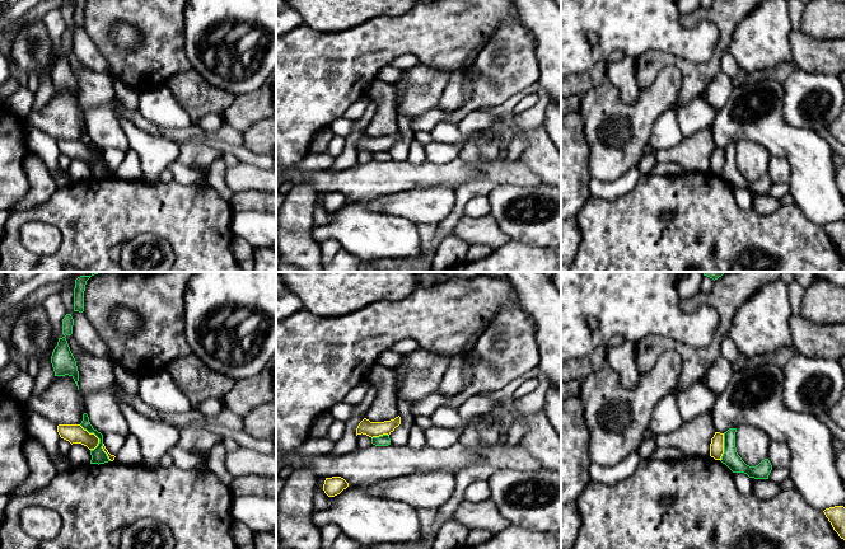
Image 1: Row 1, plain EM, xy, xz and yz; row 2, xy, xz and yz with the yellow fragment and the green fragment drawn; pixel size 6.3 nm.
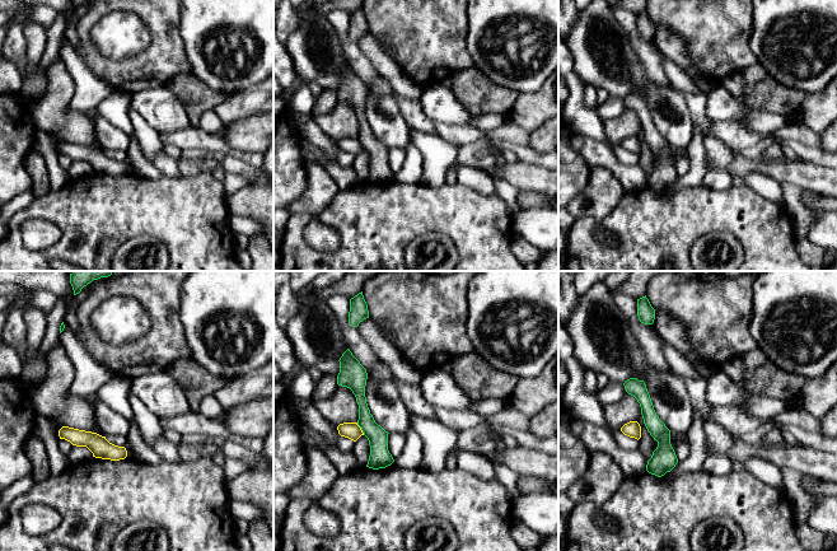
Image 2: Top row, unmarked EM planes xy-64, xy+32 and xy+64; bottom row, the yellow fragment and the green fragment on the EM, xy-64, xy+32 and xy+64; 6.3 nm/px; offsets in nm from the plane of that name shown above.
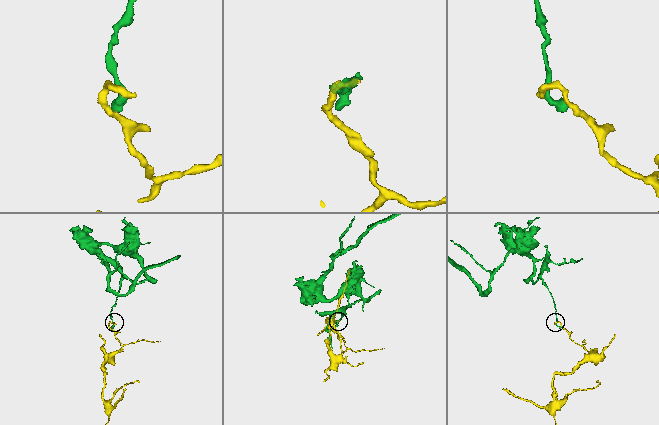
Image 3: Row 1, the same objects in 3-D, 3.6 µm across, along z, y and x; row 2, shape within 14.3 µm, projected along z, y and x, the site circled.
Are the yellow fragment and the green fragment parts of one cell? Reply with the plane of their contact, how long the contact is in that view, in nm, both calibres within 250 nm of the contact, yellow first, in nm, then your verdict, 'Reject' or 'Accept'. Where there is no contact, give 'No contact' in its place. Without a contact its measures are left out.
Touches yellow in xy. Shared border 190 nm. Thickness 120 nm (yellow) against 100 nm. Reject

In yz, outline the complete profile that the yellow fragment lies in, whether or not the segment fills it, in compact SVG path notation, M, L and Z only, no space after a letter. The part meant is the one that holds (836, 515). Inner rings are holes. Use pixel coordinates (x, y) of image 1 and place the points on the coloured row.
M835 506L826 508L823 512L831 522L833 530L846 543L846 508L843 506Z

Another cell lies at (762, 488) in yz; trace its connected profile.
M752 479L752 493L759 499L771 499L780 492L780 485L770 479Z

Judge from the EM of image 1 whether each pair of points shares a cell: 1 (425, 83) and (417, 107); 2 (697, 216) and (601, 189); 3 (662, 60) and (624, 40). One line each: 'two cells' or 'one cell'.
1: one cell
2: two cells
3: two cells

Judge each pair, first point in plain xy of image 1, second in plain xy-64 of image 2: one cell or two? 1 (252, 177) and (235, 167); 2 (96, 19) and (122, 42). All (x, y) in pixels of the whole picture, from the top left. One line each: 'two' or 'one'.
1: two
2: two

